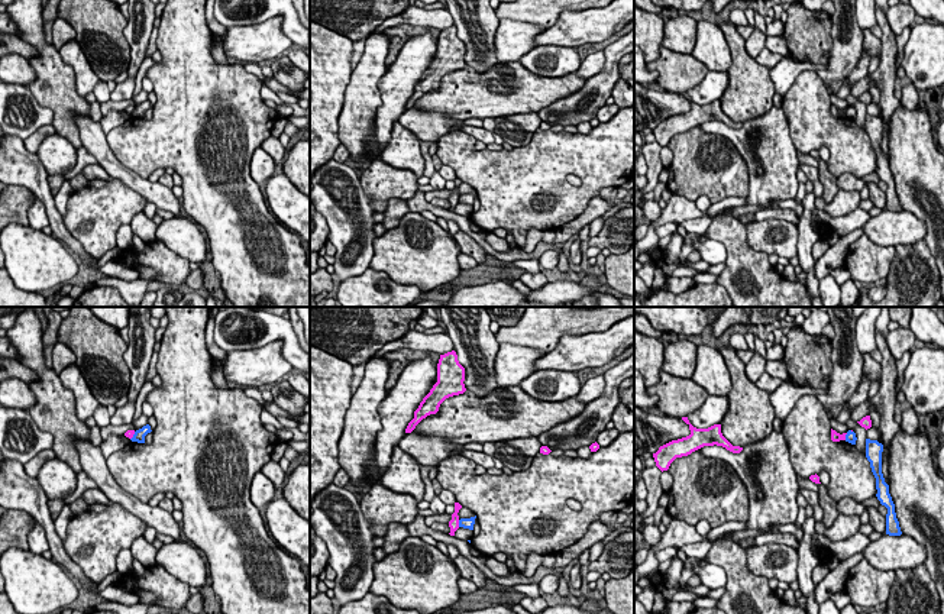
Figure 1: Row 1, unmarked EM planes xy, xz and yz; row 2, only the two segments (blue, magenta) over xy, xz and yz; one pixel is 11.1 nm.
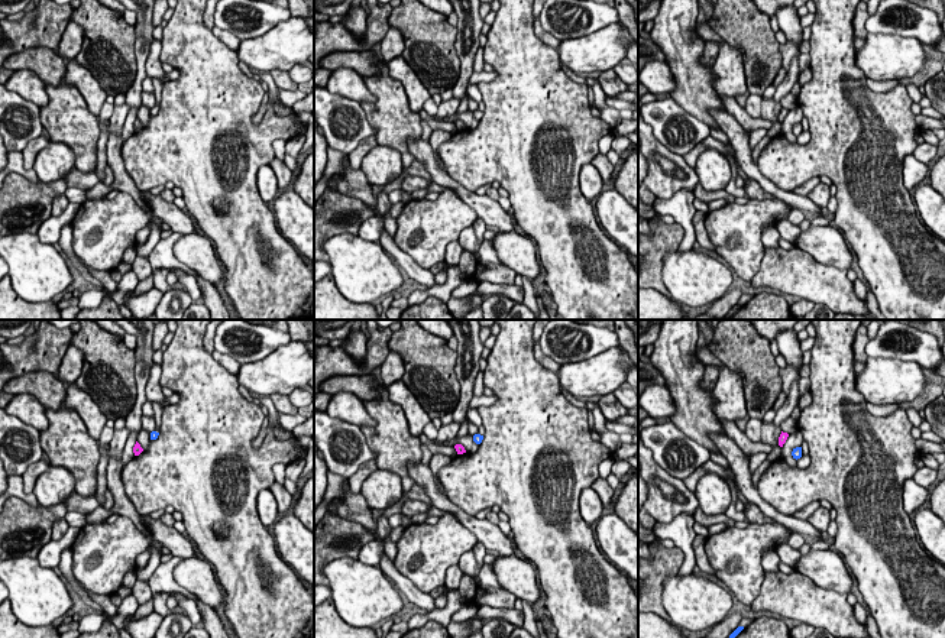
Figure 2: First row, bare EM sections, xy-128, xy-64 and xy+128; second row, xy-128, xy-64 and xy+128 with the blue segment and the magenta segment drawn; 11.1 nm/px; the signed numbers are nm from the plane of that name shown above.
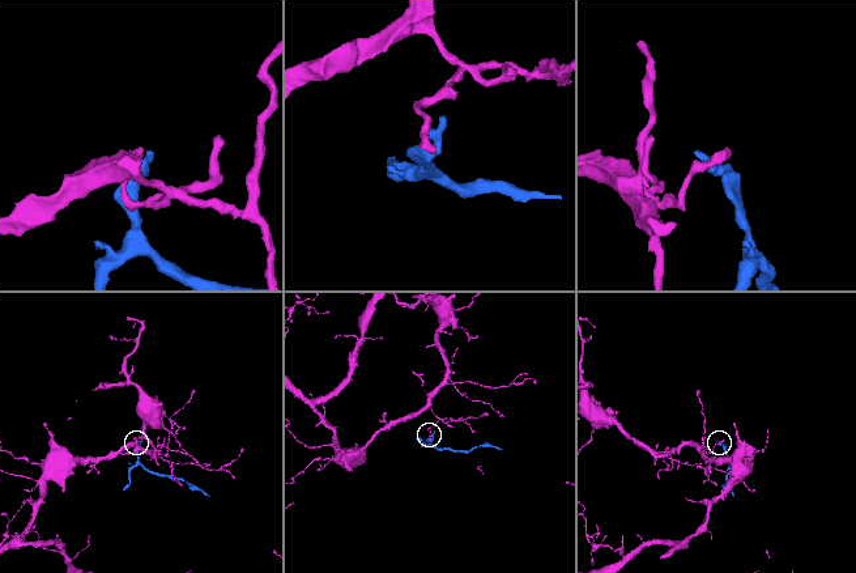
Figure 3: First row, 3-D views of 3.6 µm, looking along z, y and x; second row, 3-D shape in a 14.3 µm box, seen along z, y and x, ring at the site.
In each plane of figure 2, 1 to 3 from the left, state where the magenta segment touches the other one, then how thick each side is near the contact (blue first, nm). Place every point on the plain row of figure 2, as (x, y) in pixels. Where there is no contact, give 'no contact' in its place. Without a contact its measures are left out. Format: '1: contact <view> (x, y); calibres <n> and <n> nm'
1: no contact
2: no contact
3: no contact

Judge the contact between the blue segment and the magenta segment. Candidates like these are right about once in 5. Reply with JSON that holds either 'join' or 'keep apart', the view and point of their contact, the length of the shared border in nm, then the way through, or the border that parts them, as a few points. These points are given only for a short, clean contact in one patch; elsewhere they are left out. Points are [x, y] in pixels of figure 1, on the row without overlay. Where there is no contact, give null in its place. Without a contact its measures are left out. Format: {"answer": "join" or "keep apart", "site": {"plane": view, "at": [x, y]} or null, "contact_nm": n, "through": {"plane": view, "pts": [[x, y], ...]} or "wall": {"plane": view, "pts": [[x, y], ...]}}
{"answer": "keep apart", "site": {"plane": "xz", "at": [459, 199]}, "contact_nm": 80, "wall": {"plane": "xz", "pts": [[458, 196], [459, 202]]}}

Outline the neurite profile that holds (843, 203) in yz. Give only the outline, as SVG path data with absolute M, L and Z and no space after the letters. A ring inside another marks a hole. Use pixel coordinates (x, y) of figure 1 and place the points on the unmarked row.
M838 190L831 203L827 203L824 197L815 198L815 209L831 217L844 217L859 209L860 200L860 191Z

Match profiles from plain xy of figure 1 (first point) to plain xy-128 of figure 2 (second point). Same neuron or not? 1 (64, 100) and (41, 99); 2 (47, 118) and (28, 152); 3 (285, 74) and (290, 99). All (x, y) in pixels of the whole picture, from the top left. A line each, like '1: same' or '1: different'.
1: different
2: different
3: different

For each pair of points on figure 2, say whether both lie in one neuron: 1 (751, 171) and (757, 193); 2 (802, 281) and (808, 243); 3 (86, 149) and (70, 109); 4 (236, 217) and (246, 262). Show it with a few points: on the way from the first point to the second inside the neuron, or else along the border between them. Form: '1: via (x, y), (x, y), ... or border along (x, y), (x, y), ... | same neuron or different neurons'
1: border along (750, 178), (776, 197) | different neurons
2: border along (795, 246), (808, 252), (819, 262), (837, 268) | different neurons
3: via (81, 139), (73, 119) | same neuron
4: via (243, 229), (246, 251) | same neuron

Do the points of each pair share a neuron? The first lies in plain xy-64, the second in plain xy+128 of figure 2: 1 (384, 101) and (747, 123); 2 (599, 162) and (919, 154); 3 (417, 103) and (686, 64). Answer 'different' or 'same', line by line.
1: different
2: same
3: same

